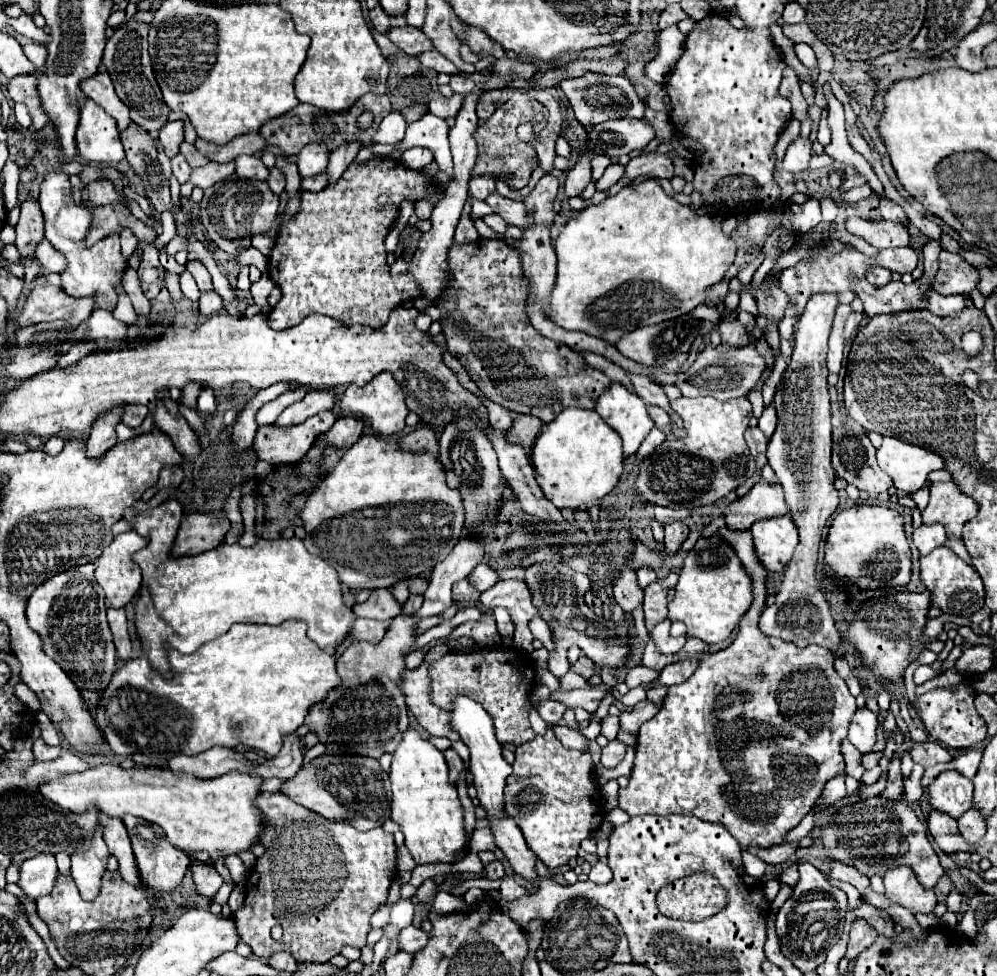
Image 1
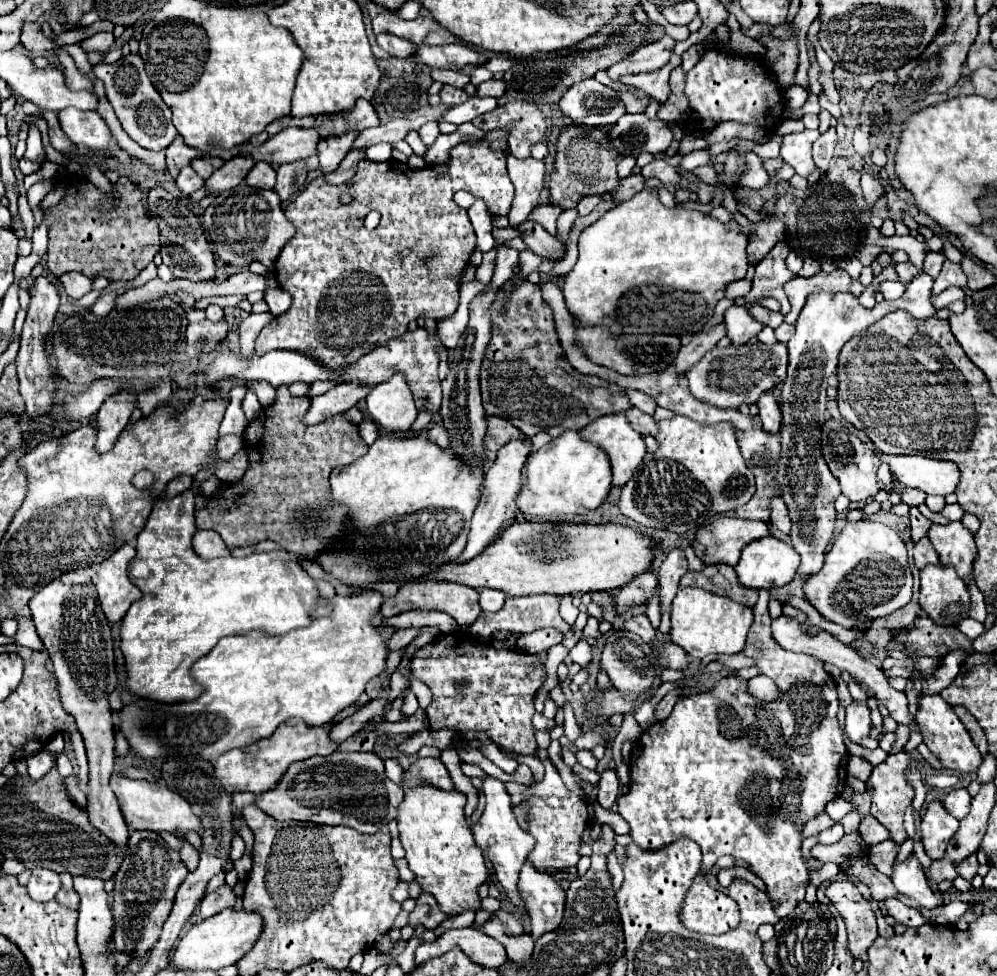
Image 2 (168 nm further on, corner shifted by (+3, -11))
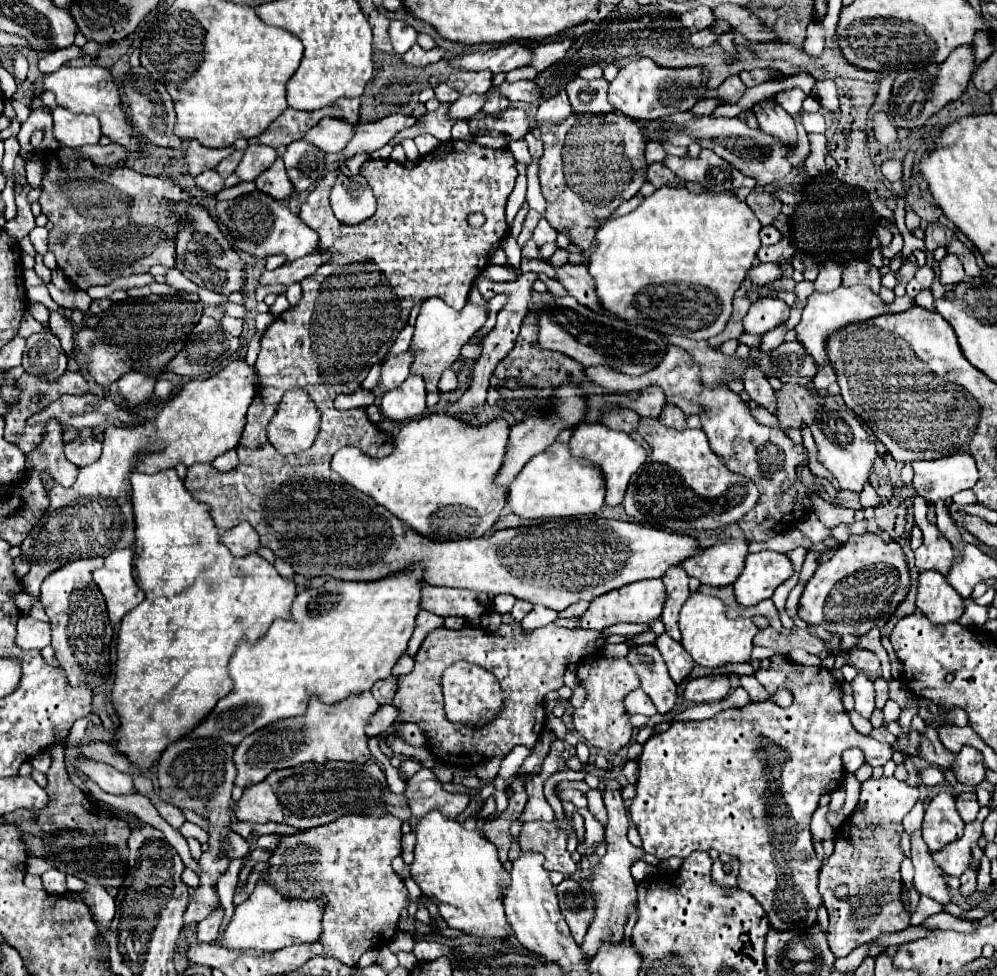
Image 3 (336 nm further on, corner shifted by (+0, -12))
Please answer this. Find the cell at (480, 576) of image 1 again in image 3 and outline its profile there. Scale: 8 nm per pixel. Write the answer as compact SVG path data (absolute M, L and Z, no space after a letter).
M497 595L497 597L493 599L493 607L495 607L495 611L501 613L501 615L509 613L511 607L513 607L513 603L515 603L513 595Z

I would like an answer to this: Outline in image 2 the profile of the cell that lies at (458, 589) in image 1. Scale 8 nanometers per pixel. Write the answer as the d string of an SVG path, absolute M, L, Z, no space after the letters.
M424 580L424 582L406 582L396 596L386 598L382 604L382 614L384 618L408 612L408 610L438 610L438 612L446 612L450 614L460 626L470 626L476 622L476 618L480 616L480 604L478 604L478 590L462 586L462 584L452 584L452 582L432 582L432 580Z

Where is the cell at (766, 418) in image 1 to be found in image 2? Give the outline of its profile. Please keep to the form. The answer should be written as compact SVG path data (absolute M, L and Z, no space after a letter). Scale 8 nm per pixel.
M764 392L760 394L756 406L760 408L760 420L764 424L766 432L778 432L780 424L782 424L782 412L780 412L780 404L776 400L776 396L772 392Z

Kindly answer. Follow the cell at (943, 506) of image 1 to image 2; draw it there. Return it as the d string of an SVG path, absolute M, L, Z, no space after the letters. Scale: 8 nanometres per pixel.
M950 522L948 526L932 524L928 536L940 556L940 564L952 566L956 574L964 580L964 584L970 584L972 564L978 556L978 548L970 530L964 528L962 522Z

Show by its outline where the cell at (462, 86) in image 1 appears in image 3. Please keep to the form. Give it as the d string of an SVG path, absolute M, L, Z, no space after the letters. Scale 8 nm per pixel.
M445 83L437 85L437 87L435 87L435 93L437 93L437 99L439 99L441 103L451 103L451 101L455 101L455 99L459 97L459 93L457 93L455 89L447 87Z

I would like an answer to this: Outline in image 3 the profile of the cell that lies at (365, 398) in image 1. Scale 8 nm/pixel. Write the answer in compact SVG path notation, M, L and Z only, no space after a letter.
M409 375L397 389L387 391L381 399L383 417L395 423L421 417L425 409L425 383L419 375Z

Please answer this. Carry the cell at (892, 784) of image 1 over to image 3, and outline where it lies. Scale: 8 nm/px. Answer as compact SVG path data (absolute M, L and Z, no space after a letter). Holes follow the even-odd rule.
M881 777L881 779L867 779L861 783L861 799L859 799L859 809L847 819L837 829L835 837L835 851L827 859L827 863L821 867L819 875L819 895L823 897L823 905L829 911L829 929L827 929L827 939L831 945L831 951L837 957L847 957L855 947L873 941L877 935L884 933L895 933L907 927L907 915L905 909L901 907L899 893L901 893L901 875L899 875L899 865L903 861L903 851L901 851L901 833L903 829L903 817L913 809L915 801L919 799L919 791L913 787L907 787L903 781L895 777ZM839 883L849 885L849 901L839 901L835 897L835 887Z

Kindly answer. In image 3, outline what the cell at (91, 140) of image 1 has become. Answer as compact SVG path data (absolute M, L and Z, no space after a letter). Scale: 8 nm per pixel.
M49 91L41 93L41 99L45 105L53 109L53 135L59 139L59 143L67 147L99 143L101 137L99 119L95 119L93 115L73 113L65 107L59 107Z

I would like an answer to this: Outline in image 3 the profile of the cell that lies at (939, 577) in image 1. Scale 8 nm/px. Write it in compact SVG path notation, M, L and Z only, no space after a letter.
M925 571L919 575L917 609L935 625L951 623L963 615L963 599L939 571Z

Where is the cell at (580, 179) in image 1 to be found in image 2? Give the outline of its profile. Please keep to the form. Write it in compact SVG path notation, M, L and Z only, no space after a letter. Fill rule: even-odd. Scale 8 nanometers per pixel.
M568 122L560 130L558 142L556 142L554 172L550 174L550 182L548 182L548 202L552 206L558 206L562 210L576 208L576 204L584 196L610 194L612 190L616 190L620 186L620 178L616 172L620 154L616 150L612 150L608 134L610 132L604 128L588 128L588 126L576 124L576 122ZM586 150L596 150L598 160L592 162L592 156L586 156Z

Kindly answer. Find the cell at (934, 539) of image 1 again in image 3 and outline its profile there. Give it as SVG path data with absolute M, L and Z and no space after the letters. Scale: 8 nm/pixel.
M915 497L915 523L923 531L923 543L915 551L915 567L917 571L935 569L939 573L947 573L953 559L951 543L939 533L939 529L927 519L927 503L923 497Z

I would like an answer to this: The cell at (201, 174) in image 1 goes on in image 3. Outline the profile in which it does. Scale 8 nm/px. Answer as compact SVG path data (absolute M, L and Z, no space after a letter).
M249 145L245 149L245 155L239 163L239 167L235 169L235 175L239 177L239 181L255 181L259 173L263 173L265 169L269 169L273 165L273 161L277 159L275 149L267 147L267 145Z

